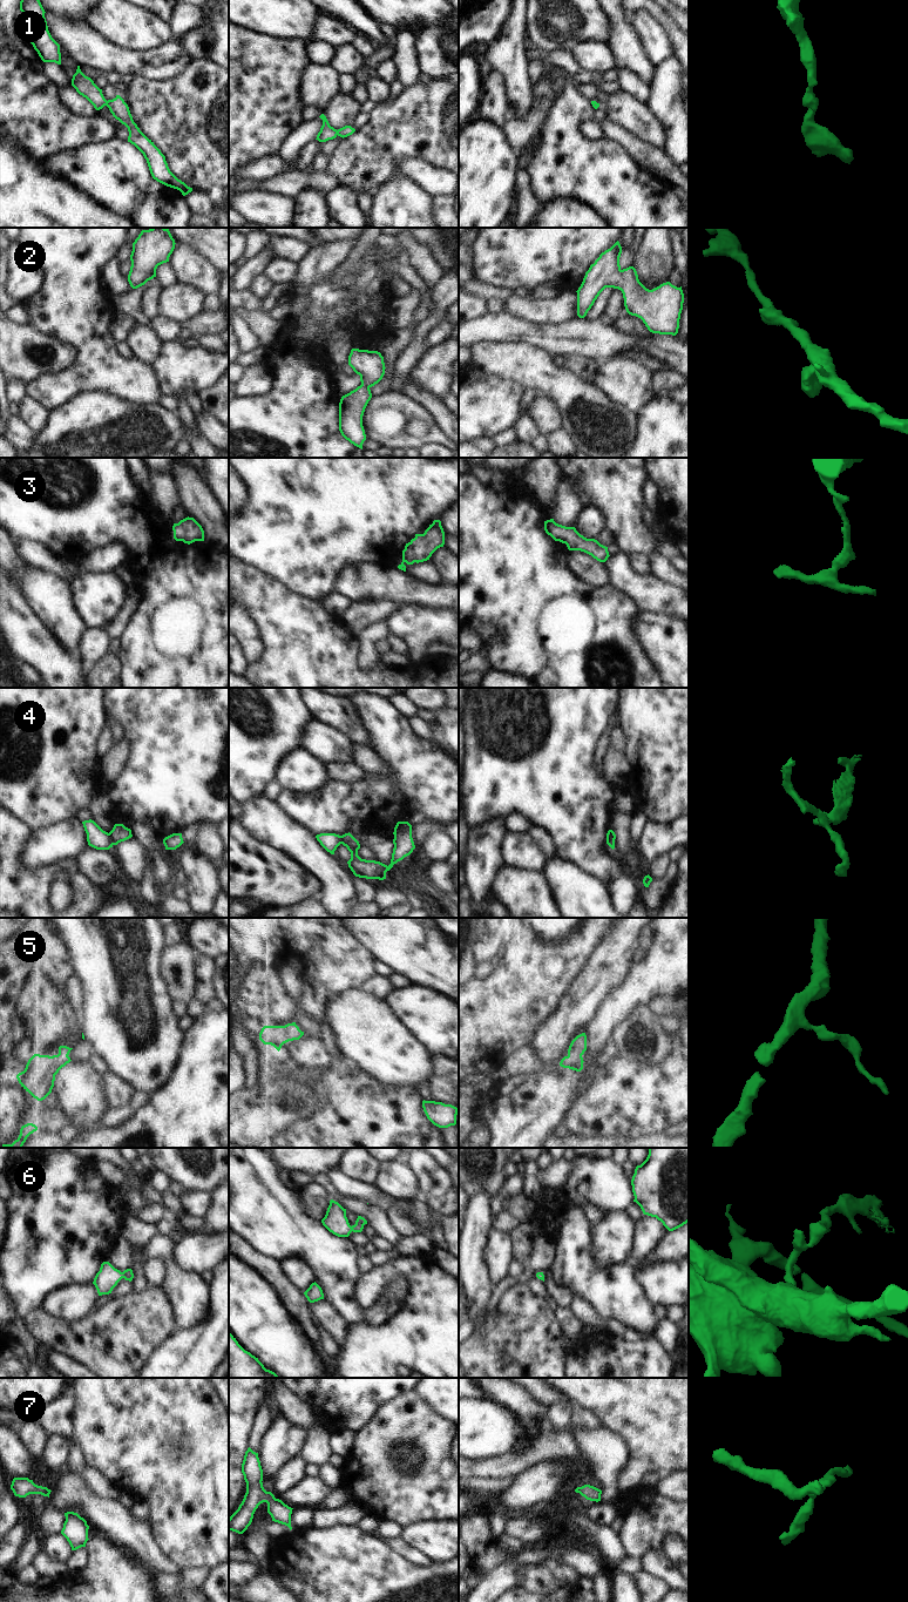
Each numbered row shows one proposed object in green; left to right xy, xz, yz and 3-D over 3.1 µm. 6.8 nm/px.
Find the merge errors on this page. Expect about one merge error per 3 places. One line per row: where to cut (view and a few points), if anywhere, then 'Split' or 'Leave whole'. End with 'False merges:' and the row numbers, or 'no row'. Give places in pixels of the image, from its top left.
1: No split. Leave whole
2: No split. Leave whole
3: No split. Leave whole
4: Split along xy (108, 833), (113, 844). Split
5: No split. Leave whole
6: No split. Leave whole
7: No split. Leave whole
False merges: 4.

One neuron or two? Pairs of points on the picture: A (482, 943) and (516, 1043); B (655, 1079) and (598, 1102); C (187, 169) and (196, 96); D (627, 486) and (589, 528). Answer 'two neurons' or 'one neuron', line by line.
A: two neurons
B: one neuron
C: one neuron
D: two neurons

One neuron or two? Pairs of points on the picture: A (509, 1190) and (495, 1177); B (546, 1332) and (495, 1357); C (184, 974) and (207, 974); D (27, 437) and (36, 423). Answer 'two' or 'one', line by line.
A: two
B: one
C: two
D: two

